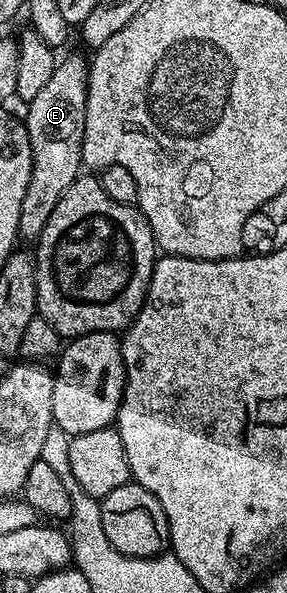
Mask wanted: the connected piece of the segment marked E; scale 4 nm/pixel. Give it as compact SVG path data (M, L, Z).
M69 55L58 62L53 70L53 76L47 80L47 85L24 108L23 122L27 129L27 137L31 141L33 154L33 172L27 185L27 193L23 193L23 205L19 205L18 236L22 240L36 241L41 238L47 220L55 213L55 205L59 205L59 197L67 193L67 189L82 174L81 146L83 145L83 125L87 113L87 85L89 84L89 59L81 55Z

